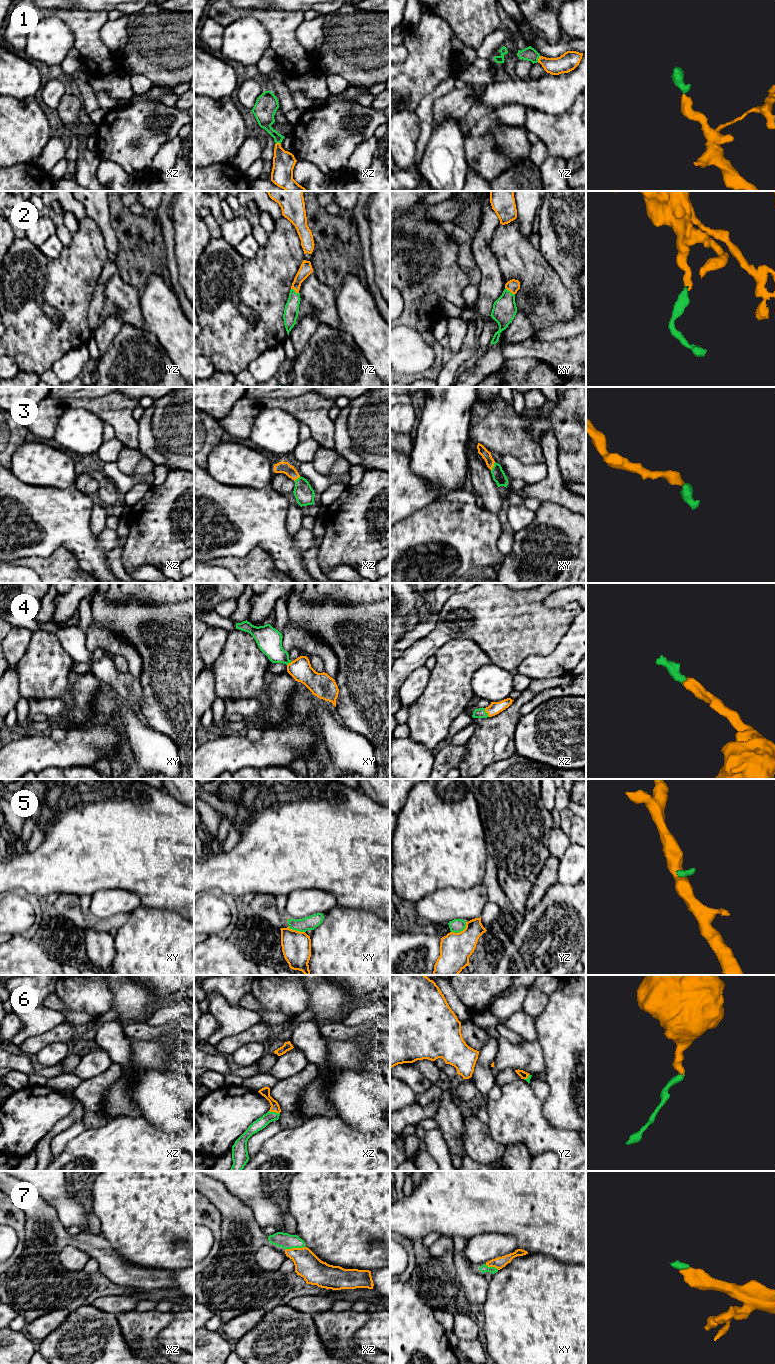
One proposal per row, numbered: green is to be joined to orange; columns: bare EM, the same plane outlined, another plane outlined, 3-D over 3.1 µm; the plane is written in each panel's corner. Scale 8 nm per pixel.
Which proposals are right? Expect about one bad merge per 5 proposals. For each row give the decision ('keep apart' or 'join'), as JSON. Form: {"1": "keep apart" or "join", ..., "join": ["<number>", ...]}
{"1": "join", "2": "join", "3": "join", "4": "join", "5": "keep apart", "6": "join", "7": "join", "join": ["1", "2", "3", "4", "6", "7"]}

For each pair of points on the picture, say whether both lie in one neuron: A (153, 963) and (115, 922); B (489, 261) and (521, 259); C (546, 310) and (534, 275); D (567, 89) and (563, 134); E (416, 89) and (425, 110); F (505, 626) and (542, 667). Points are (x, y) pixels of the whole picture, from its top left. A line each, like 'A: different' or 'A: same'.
A: different
B: different
C: same
D: different
E: different
F: different

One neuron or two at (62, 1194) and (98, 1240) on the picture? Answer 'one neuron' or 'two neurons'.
two neurons

